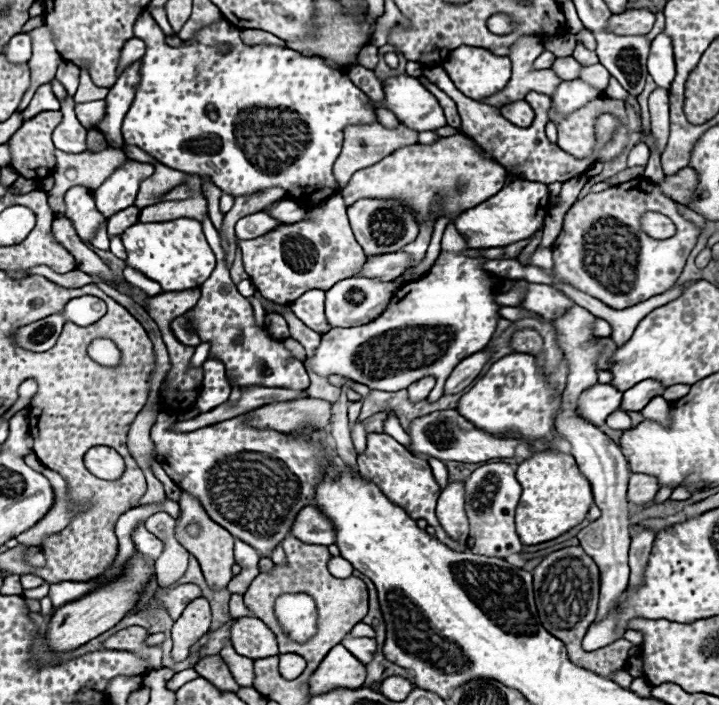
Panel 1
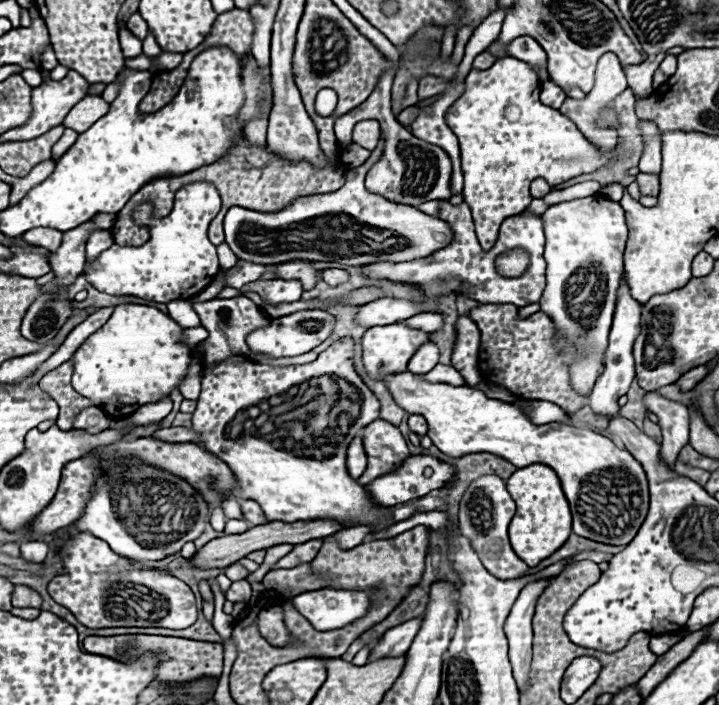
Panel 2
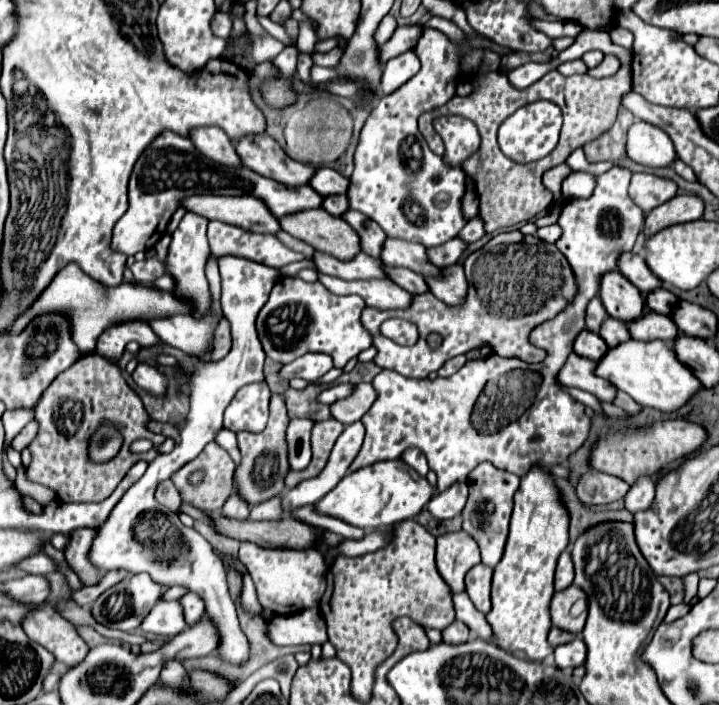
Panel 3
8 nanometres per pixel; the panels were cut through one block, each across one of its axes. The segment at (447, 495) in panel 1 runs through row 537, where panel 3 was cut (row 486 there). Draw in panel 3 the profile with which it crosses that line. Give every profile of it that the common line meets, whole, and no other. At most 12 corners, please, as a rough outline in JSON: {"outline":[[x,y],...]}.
{"outline":[[458,482],[434,494],[428,510],[438,520],[454,518],[468,498]]}

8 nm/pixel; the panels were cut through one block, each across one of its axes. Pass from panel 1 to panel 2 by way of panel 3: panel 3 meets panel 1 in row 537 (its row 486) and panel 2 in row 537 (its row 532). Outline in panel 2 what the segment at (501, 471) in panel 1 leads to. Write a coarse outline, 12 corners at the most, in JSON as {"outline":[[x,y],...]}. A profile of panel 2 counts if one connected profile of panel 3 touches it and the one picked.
{"outline":[[498,476],[460,500],[460,532],[498,580],[528,566],[508,542],[516,504]]}

